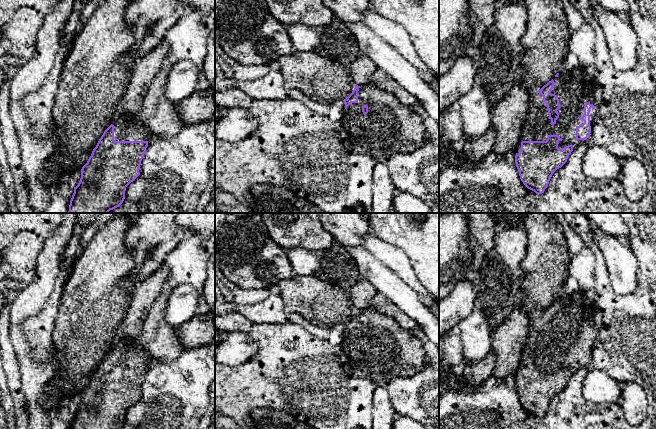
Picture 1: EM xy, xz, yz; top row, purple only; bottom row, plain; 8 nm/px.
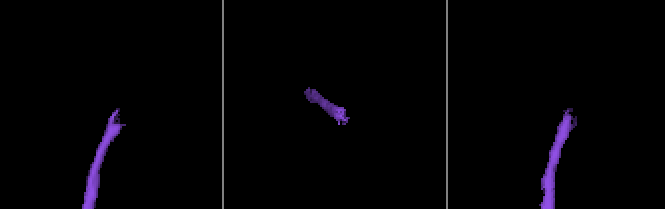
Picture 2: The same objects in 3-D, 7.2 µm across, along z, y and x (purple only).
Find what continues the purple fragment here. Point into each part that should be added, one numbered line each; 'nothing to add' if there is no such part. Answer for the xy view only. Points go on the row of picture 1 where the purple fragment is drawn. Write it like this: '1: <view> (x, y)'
1: xy (126, 128)

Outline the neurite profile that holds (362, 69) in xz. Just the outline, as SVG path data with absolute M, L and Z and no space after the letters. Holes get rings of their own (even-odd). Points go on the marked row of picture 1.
M361 55L348 65L355 85L365 86L372 83L377 66L365 55Z

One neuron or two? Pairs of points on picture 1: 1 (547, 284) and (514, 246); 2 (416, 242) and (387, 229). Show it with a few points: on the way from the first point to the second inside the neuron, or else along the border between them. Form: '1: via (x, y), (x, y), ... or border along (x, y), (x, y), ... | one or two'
1: border along (527, 234), (526, 253), (521, 263), (523, 281) | two
2: via (409, 235), (403, 229), (394, 229) | one

